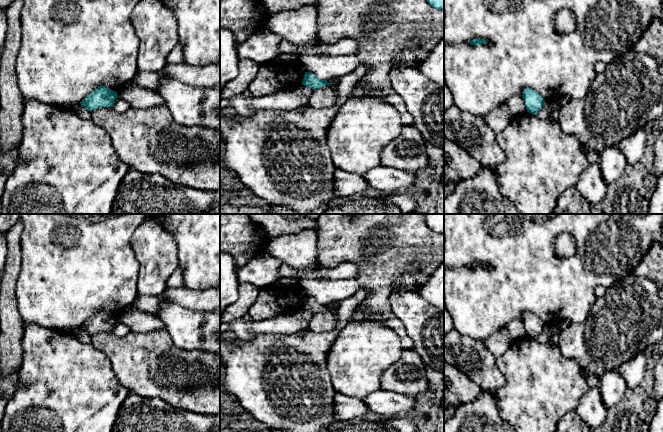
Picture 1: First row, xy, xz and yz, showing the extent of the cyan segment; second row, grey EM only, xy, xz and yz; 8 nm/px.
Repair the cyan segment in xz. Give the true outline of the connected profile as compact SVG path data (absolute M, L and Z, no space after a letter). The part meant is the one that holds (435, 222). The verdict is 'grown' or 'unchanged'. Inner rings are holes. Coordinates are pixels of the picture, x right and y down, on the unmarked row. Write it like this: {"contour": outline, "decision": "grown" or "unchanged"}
{"contour": "M425 214L425 219L432 231L444 235L444 214Z", "decision": "unchanged"}

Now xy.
{"contour": "M102 309L86 320L80 328L91 336L101 331L113 331L117 321L117 316Z", "decision": "unchanged"}

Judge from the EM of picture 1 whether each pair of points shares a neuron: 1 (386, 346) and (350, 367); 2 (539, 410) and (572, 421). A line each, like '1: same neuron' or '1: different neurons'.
1: same neuron
2: different neurons

